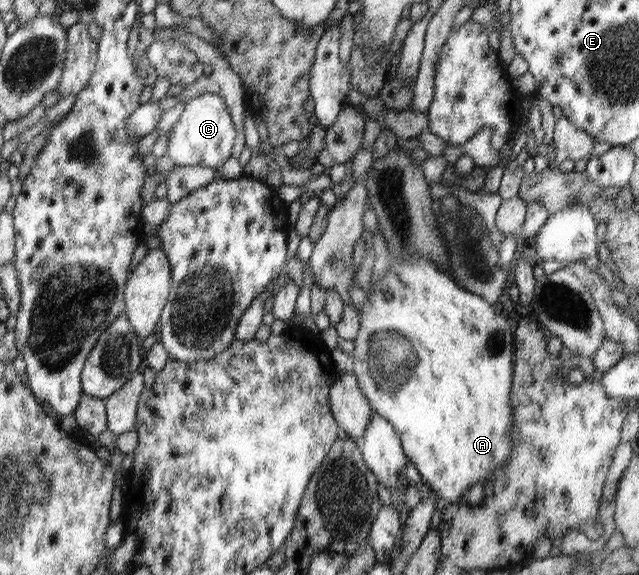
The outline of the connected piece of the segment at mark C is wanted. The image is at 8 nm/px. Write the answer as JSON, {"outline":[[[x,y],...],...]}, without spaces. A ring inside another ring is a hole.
{"outline":[[[201,93],[185,102],[185,108],[169,134],[165,156],[176,166],[197,165],[217,170],[232,156],[235,136],[237,129],[223,97],[219,93]]]}

